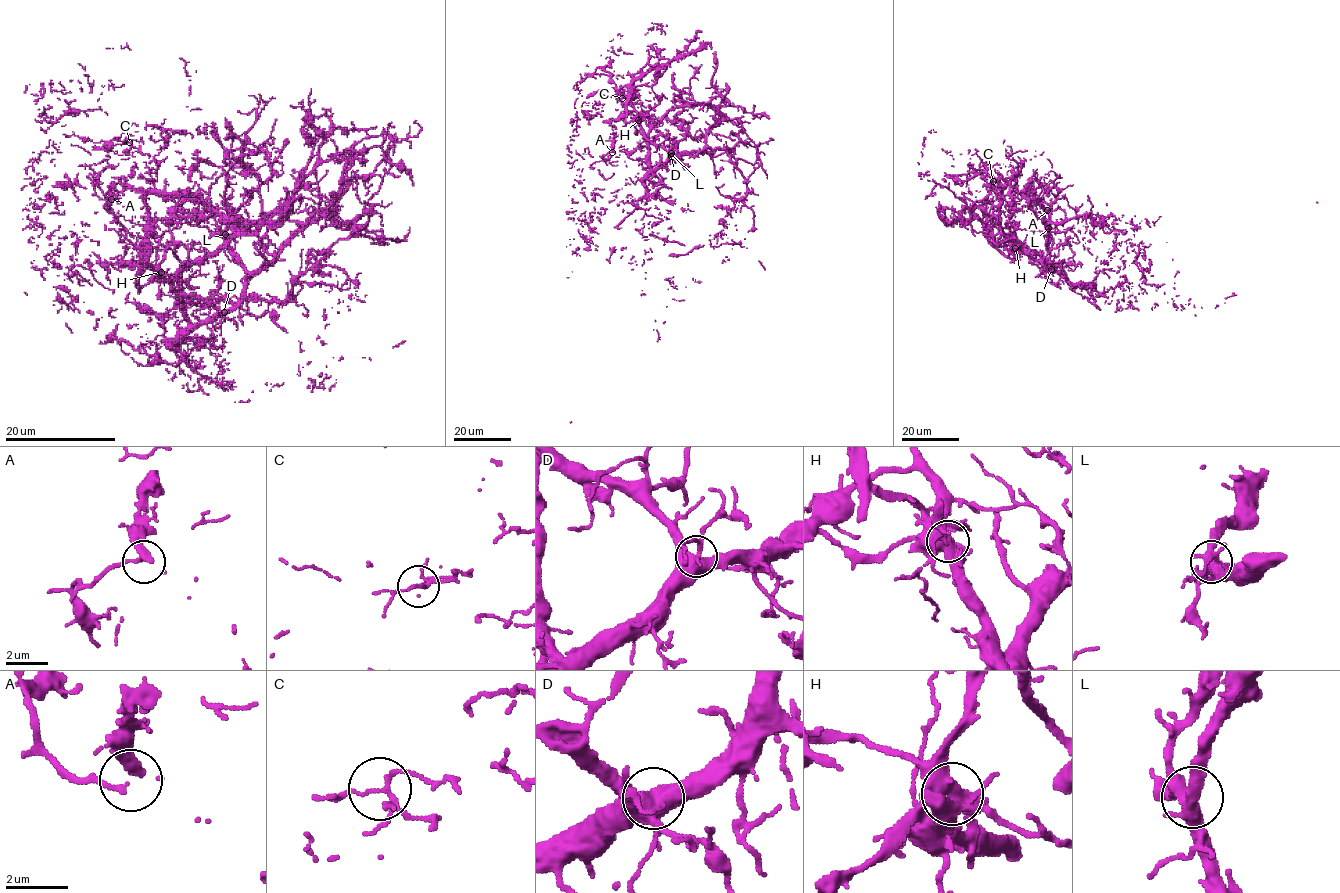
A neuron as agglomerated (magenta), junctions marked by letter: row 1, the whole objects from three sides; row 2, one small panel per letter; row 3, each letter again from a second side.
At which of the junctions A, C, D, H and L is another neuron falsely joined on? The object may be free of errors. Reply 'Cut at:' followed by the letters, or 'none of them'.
Cut at: H

